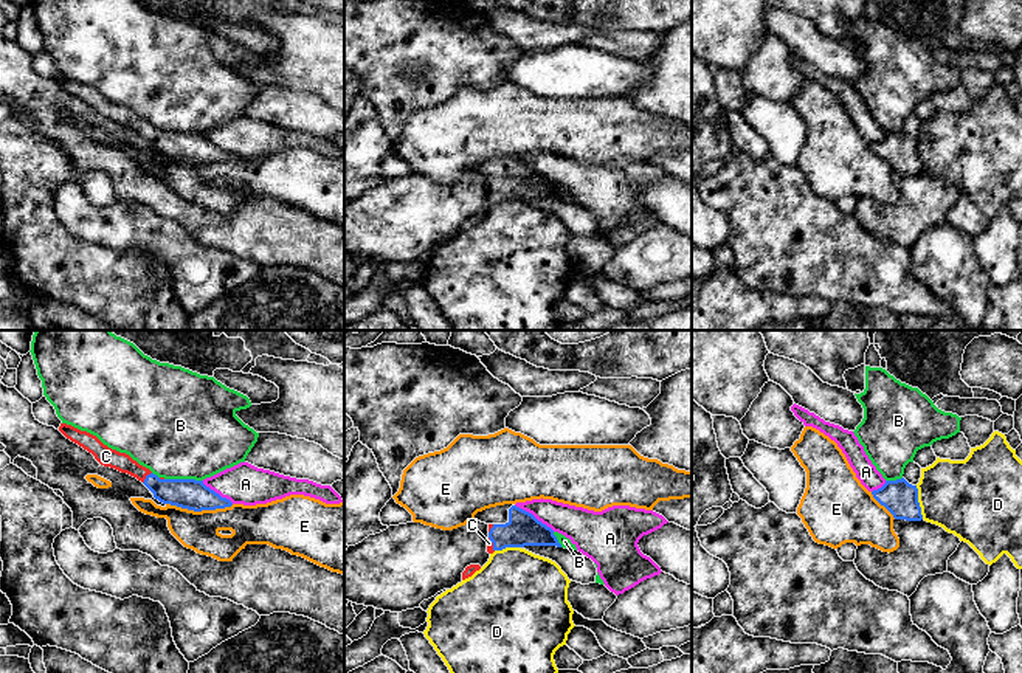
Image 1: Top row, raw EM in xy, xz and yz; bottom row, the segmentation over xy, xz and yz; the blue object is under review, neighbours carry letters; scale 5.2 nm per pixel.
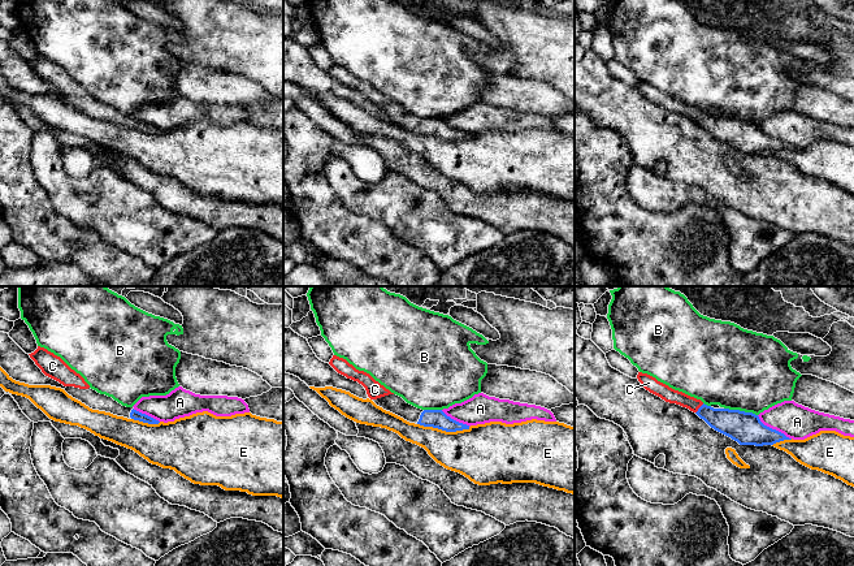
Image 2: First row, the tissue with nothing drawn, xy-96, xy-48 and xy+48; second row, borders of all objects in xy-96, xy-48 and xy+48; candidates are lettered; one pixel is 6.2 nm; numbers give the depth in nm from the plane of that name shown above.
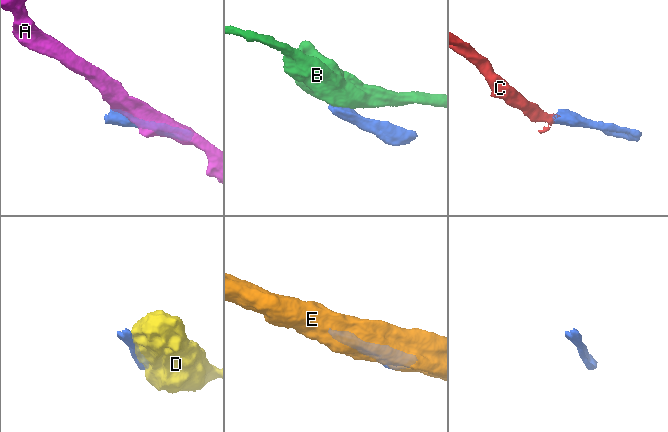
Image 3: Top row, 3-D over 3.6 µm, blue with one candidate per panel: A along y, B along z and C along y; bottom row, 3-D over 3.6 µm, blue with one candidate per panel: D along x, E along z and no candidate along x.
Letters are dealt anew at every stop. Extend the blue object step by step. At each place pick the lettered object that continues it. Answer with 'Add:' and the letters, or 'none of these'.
Add: C

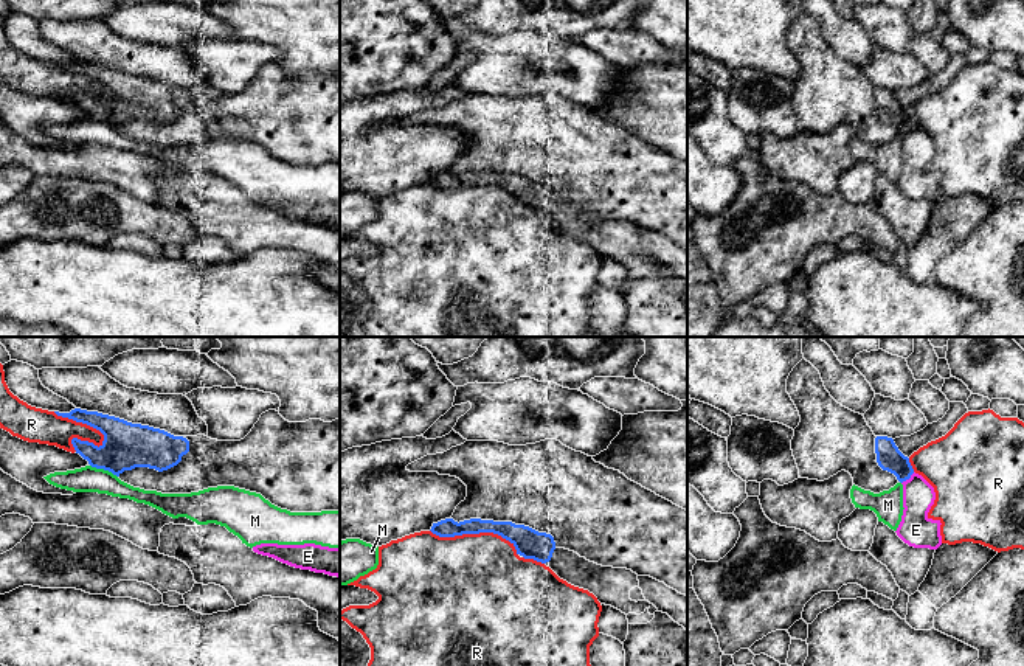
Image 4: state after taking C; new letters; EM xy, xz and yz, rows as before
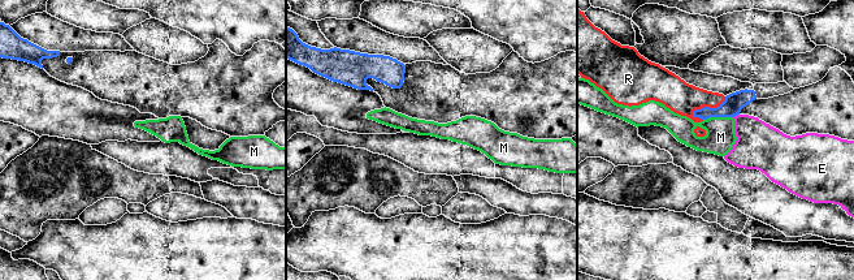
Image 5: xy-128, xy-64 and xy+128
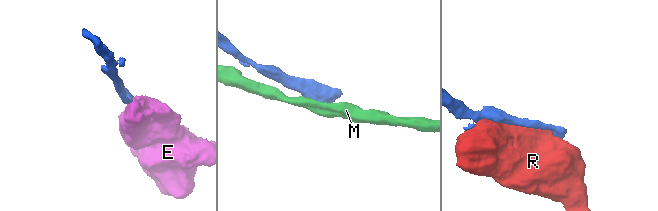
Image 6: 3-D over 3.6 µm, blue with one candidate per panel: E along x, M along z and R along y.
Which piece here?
Add: none of these

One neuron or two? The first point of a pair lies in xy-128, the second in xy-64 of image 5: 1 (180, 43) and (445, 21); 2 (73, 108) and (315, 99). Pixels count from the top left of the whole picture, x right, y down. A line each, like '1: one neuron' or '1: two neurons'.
1: two neurons
2: one neuron

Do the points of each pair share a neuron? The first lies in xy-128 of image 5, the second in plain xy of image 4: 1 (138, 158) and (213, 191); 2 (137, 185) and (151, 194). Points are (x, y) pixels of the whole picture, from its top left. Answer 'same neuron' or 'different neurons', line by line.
1: different neurons
2: different neurons

